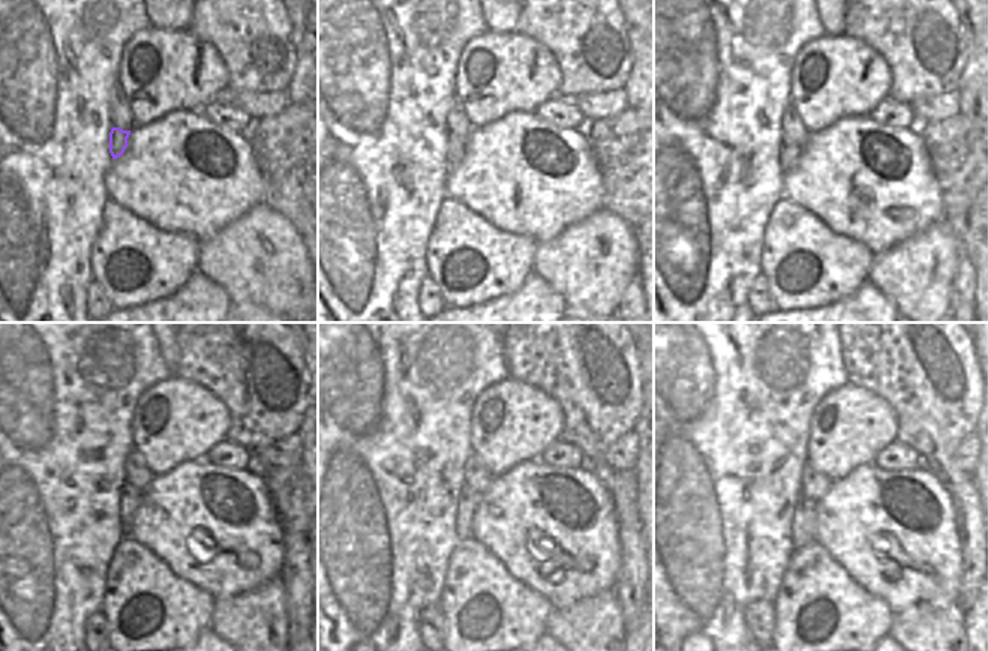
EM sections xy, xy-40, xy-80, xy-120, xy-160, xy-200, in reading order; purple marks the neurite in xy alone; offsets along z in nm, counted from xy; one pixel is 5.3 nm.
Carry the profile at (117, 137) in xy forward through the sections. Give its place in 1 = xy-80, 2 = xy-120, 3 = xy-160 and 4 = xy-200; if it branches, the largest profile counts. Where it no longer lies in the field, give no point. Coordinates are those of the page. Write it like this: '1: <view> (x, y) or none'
1: xy-80 (790, 152)
2: xy-120 (131, 497)
3: xy-160 (468, 500)
4: xy-200 (804, 530)

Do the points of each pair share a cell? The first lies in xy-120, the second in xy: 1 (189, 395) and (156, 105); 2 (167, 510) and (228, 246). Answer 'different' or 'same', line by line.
1: same
2: different

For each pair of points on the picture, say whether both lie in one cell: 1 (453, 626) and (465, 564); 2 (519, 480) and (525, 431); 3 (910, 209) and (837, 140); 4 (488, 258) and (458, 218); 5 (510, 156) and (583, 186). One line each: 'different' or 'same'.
1: same
2: different
3: same
4: same
5: same

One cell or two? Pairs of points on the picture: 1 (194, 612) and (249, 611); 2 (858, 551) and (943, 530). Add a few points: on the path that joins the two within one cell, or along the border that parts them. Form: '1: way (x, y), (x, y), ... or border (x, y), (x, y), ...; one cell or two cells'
1: border (215, 599), (209, 627); two cells
2: way (874, 528), (886, 527), (900, 536), (921, 536); one cell

